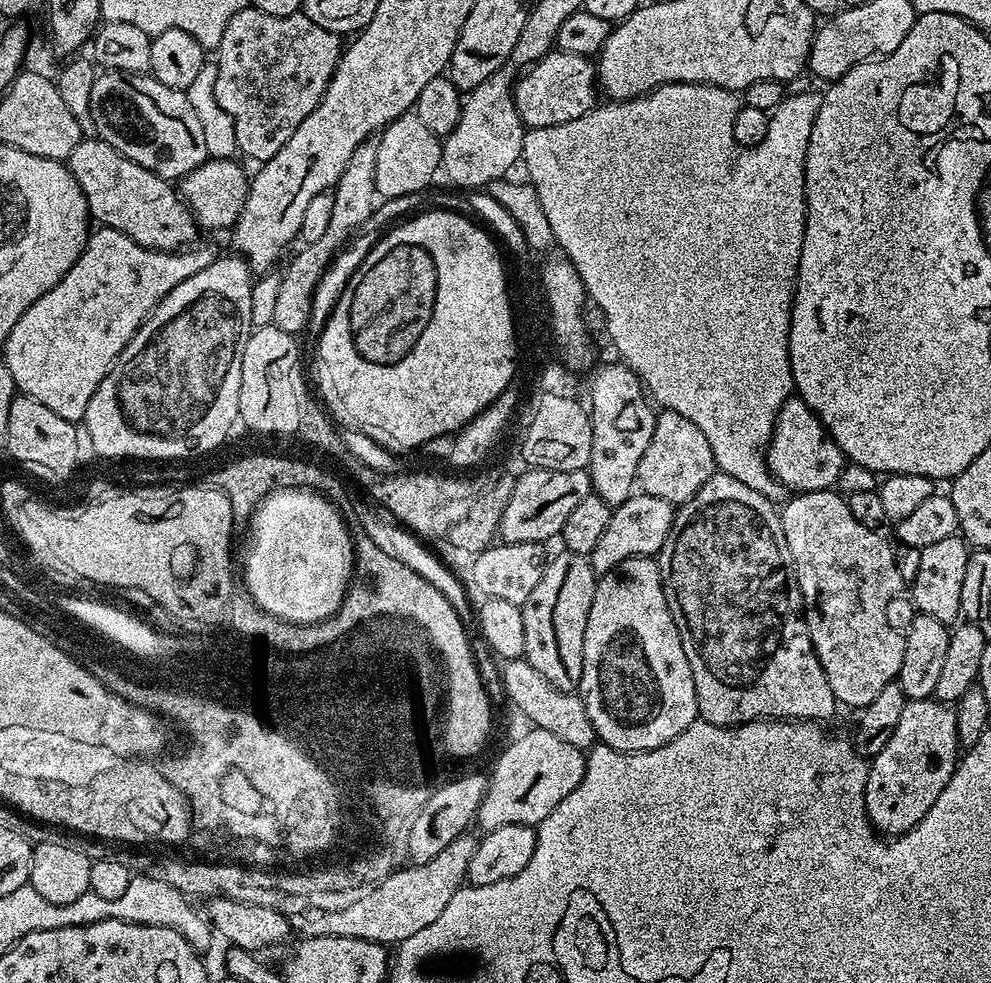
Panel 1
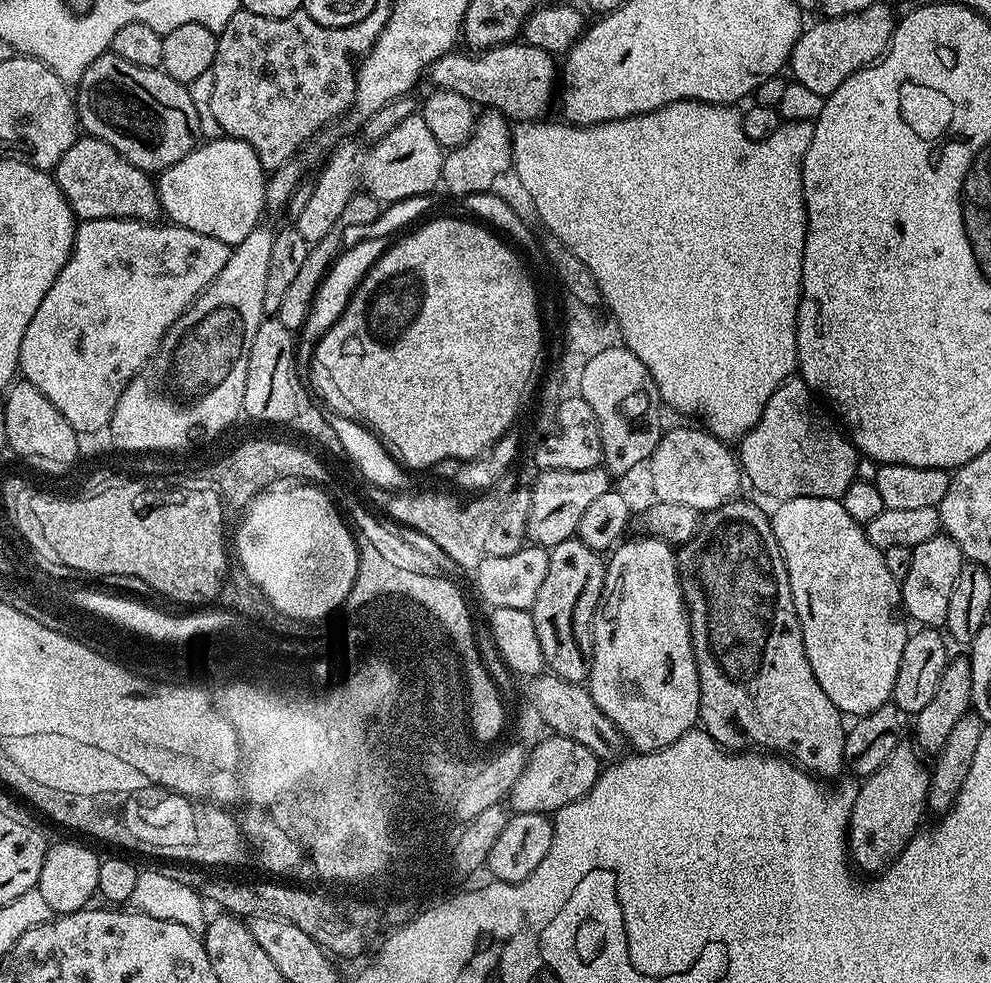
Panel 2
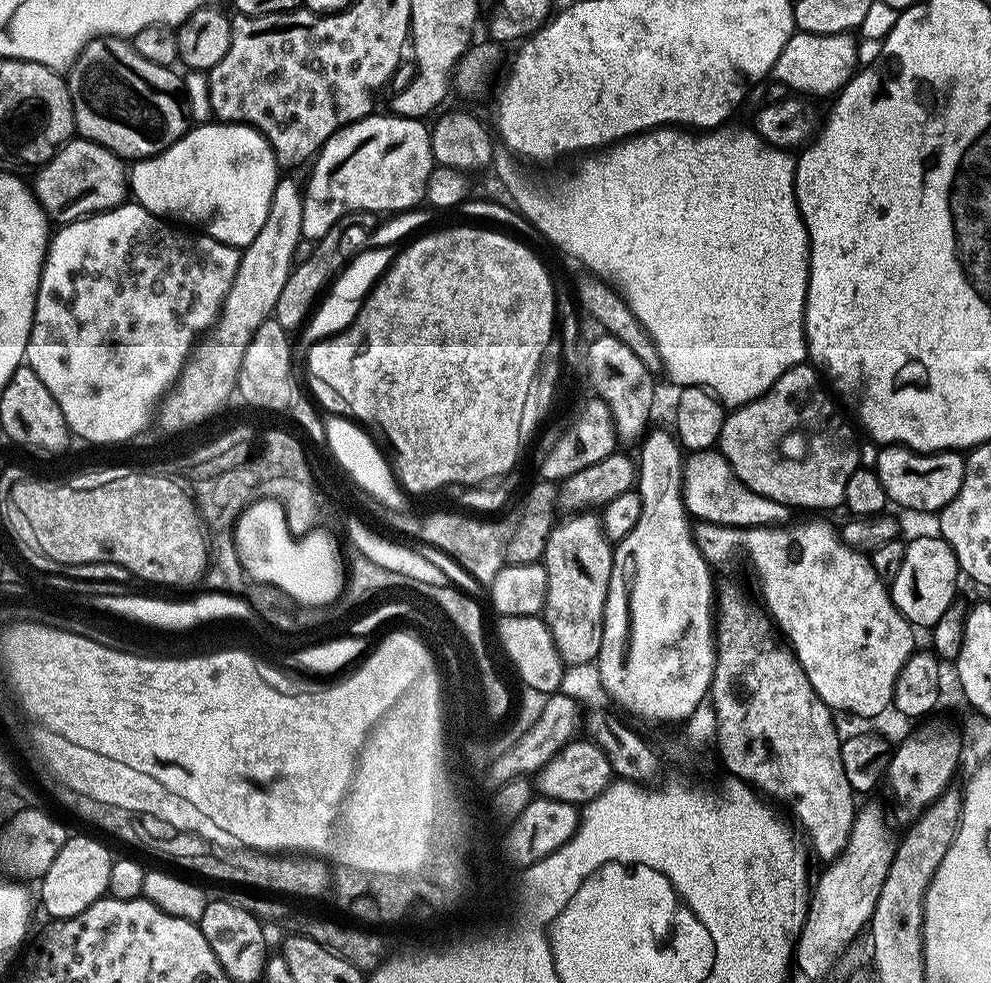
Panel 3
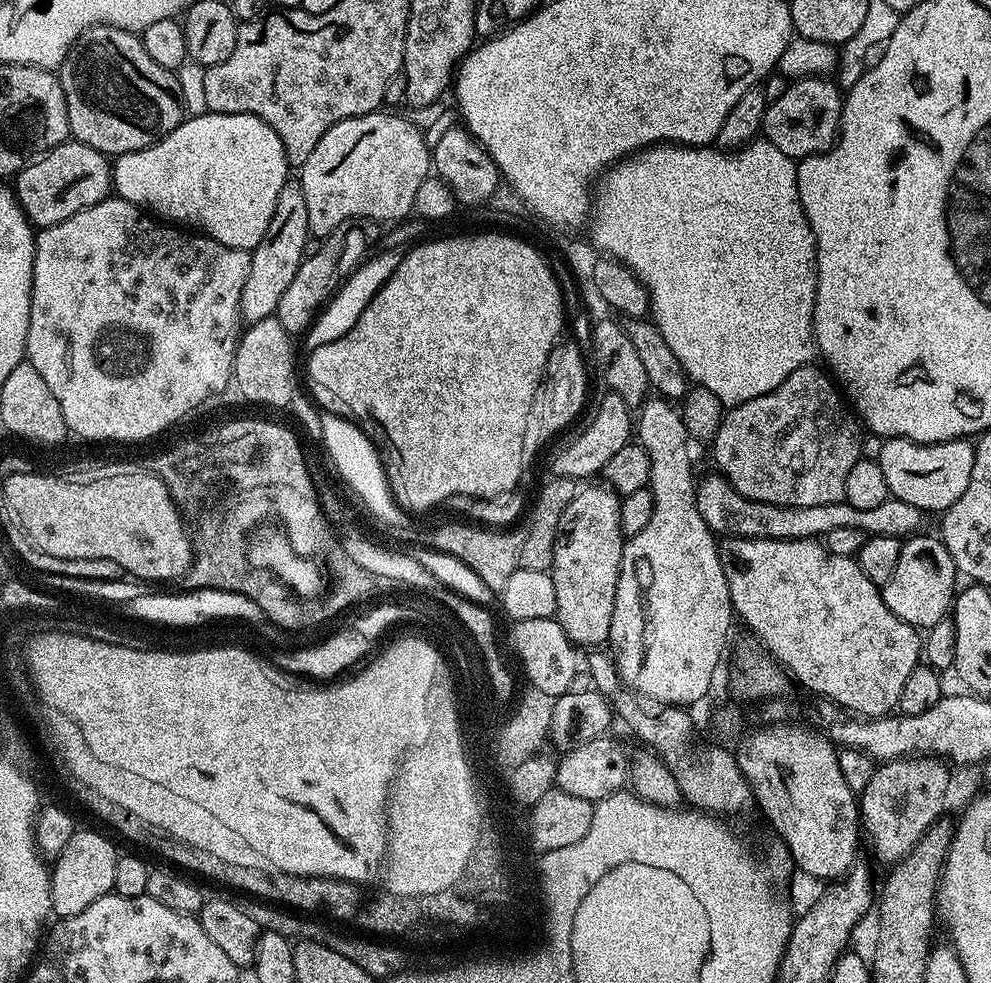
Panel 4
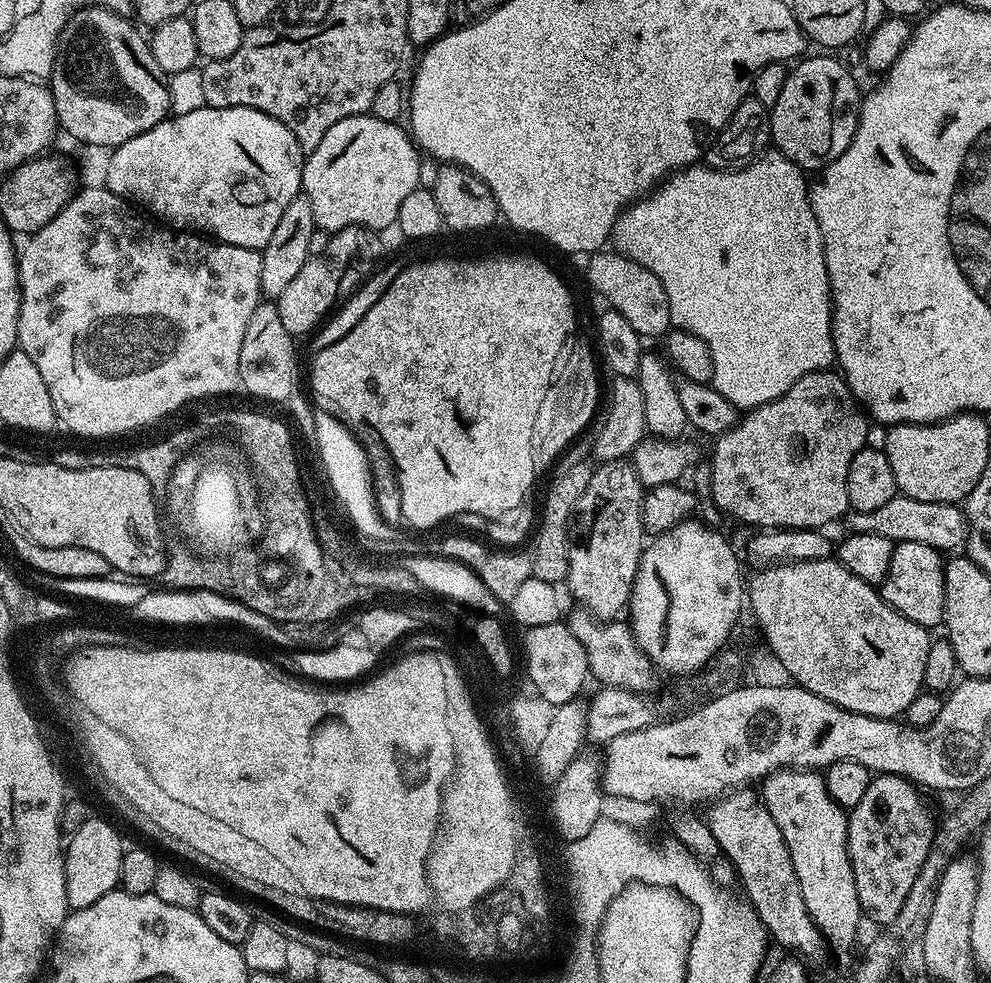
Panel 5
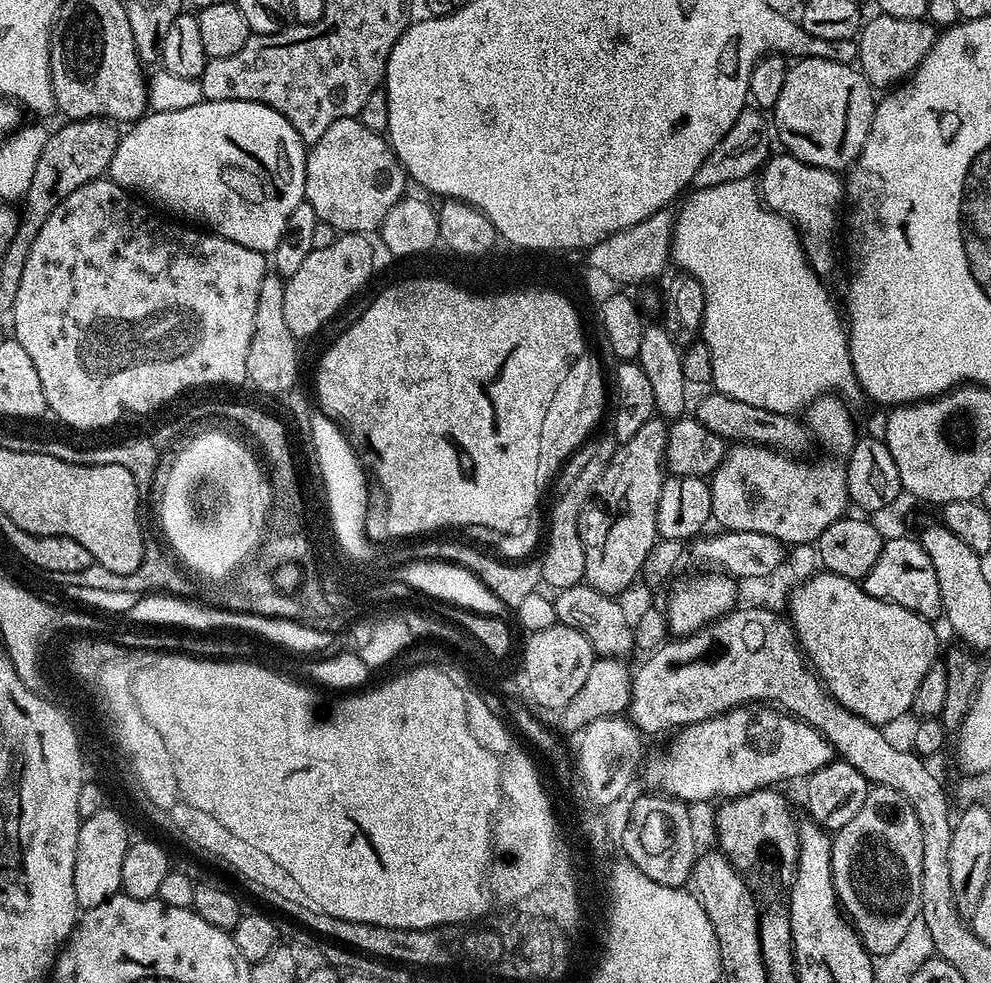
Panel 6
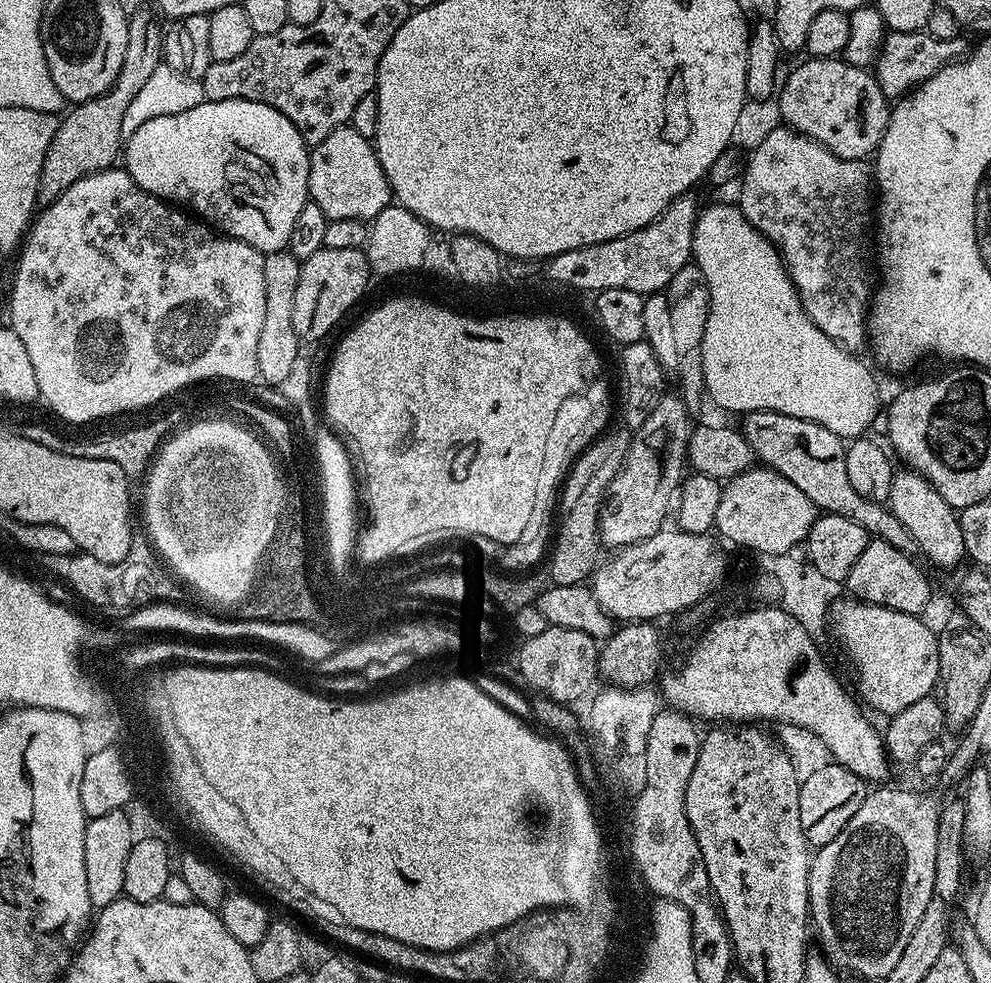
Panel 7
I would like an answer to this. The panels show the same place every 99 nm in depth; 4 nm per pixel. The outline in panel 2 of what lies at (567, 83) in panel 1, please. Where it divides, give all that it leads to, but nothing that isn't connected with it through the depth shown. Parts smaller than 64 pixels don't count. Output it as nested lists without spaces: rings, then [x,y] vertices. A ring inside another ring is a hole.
[[[509,42],[499,44],[497,48],[483,49],[479,54],[468,54],[472,56],[456,55],[443,56],[430,65],[430,76],[432,72],[433,85],[436,88],[449,88],[473,102],[481,100],[484,106],[497,112],[503,112],[505,117],[516,122],[532,122],[543,117],[540,115],[547,110],[548,103],[551,100],[553,103],[554,93],[558,88],[558,64],[557,61],[556,64],[552,61],[555,60],[553,53],[523,42]]]

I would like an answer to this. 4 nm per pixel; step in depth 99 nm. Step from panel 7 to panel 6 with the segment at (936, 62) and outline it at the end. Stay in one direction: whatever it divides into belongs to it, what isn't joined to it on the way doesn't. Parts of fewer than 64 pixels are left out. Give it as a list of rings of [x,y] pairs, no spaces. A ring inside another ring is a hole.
[[[876,14],[872,21],[865,23],[858,33],[858,67],[868,79],[873,89],[891,90],[903,85],[916,67],[930,54],[934,46],[938,29],[927,19],[911,20]]]

